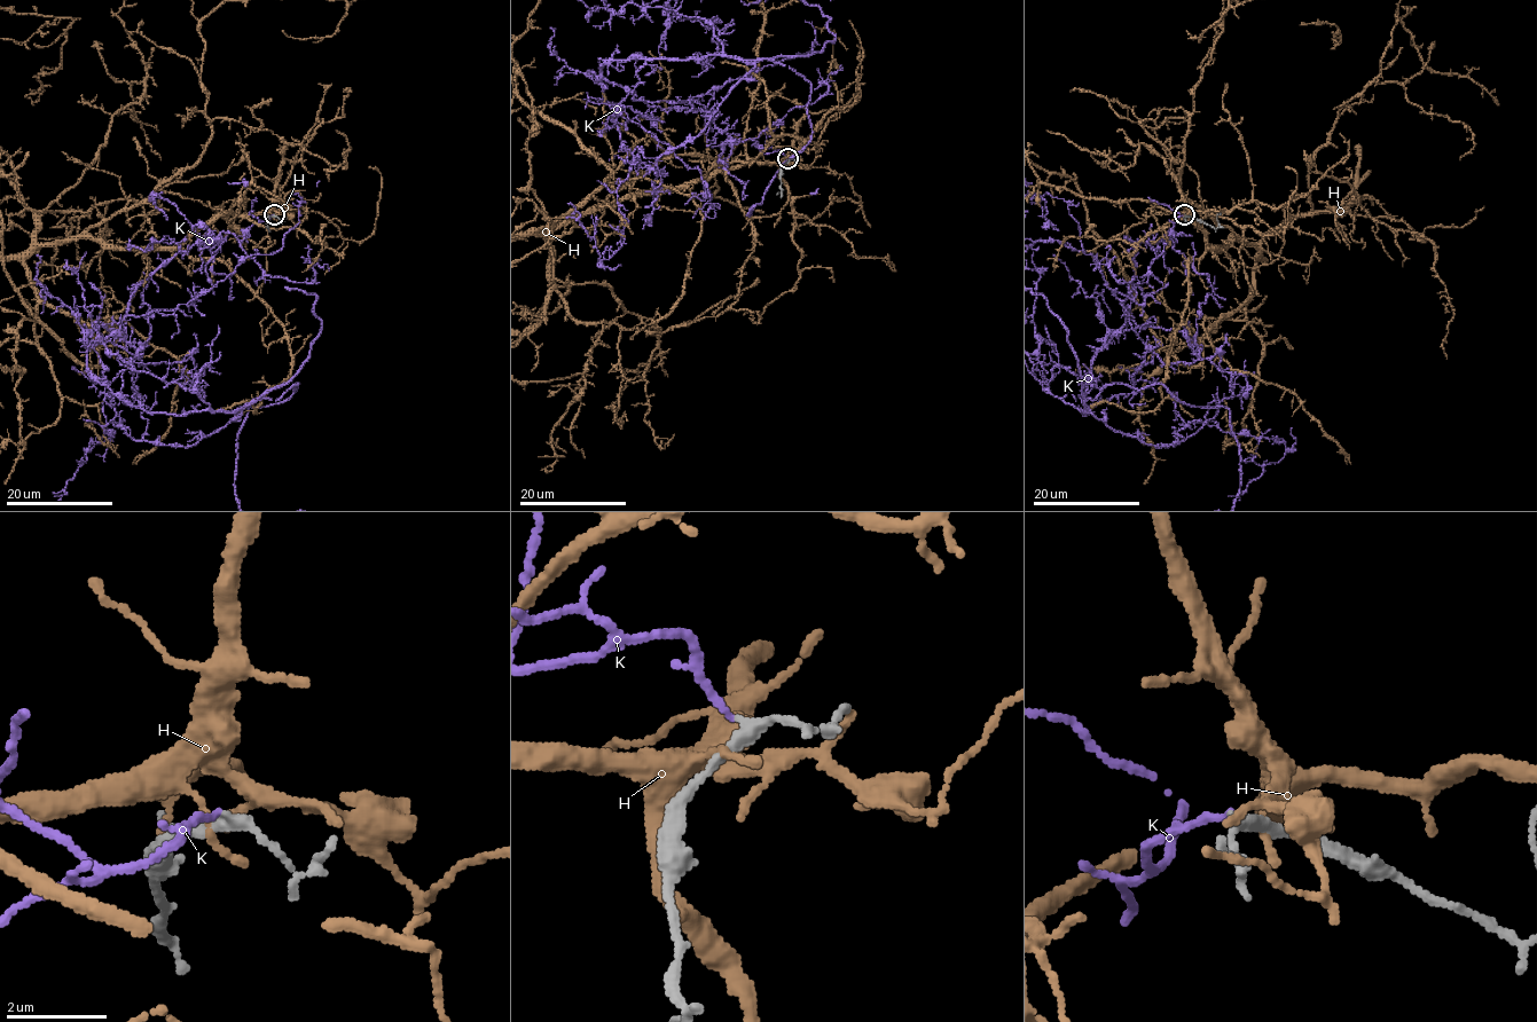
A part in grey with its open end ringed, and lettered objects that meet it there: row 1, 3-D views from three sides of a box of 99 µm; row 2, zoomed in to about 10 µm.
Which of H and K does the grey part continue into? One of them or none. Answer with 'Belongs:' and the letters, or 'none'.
Belongs: K

